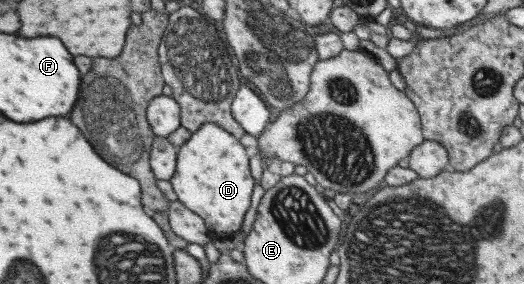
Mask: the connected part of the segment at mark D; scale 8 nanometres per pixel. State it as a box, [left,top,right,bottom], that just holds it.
[169,122,255,234]

